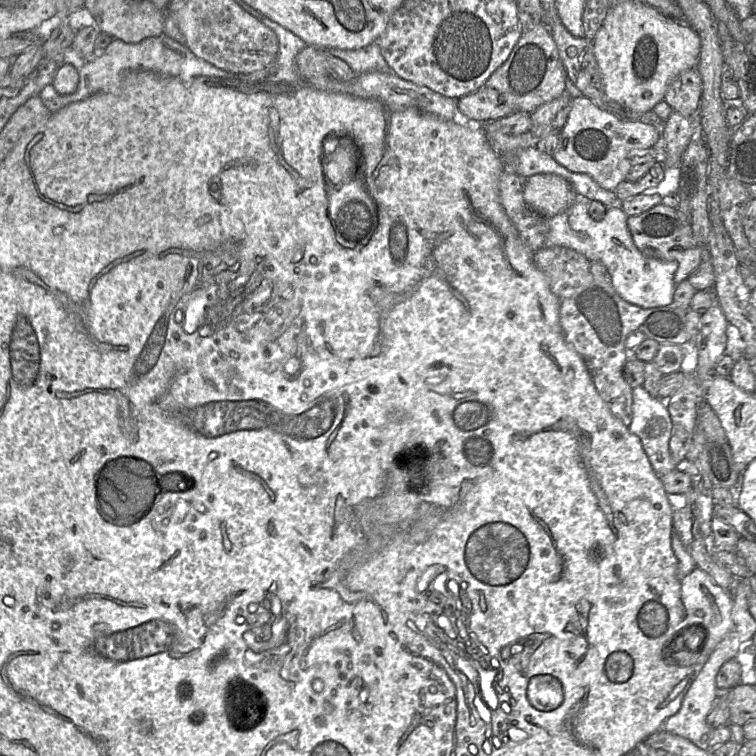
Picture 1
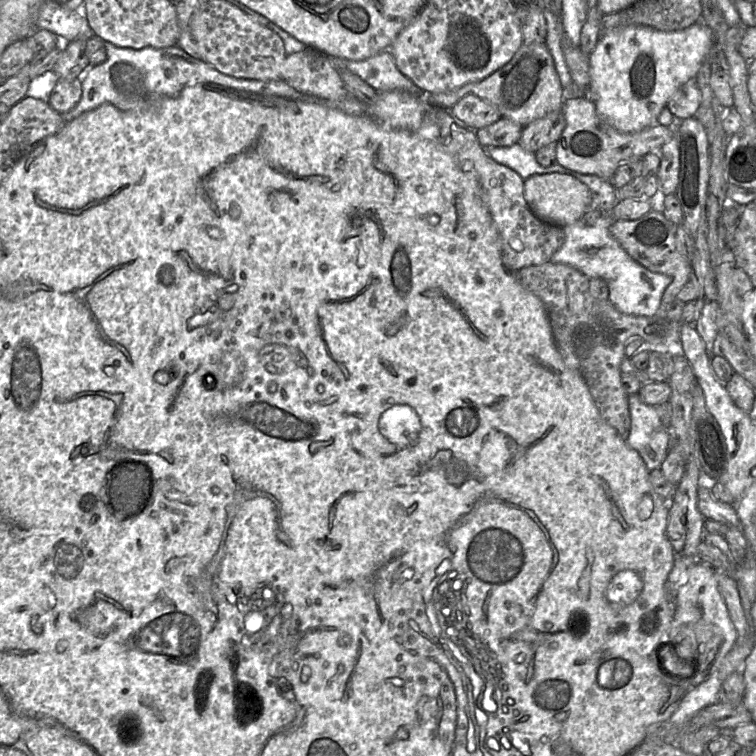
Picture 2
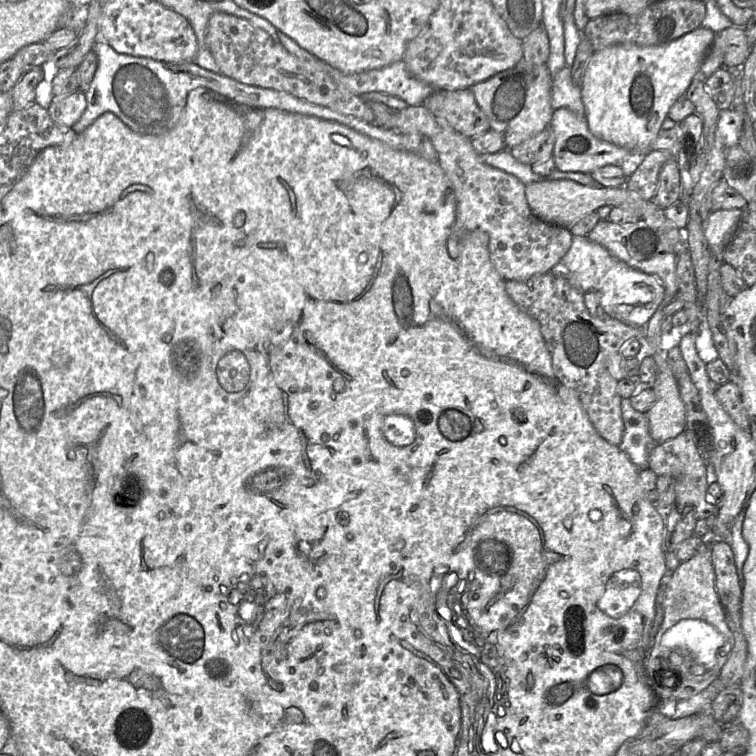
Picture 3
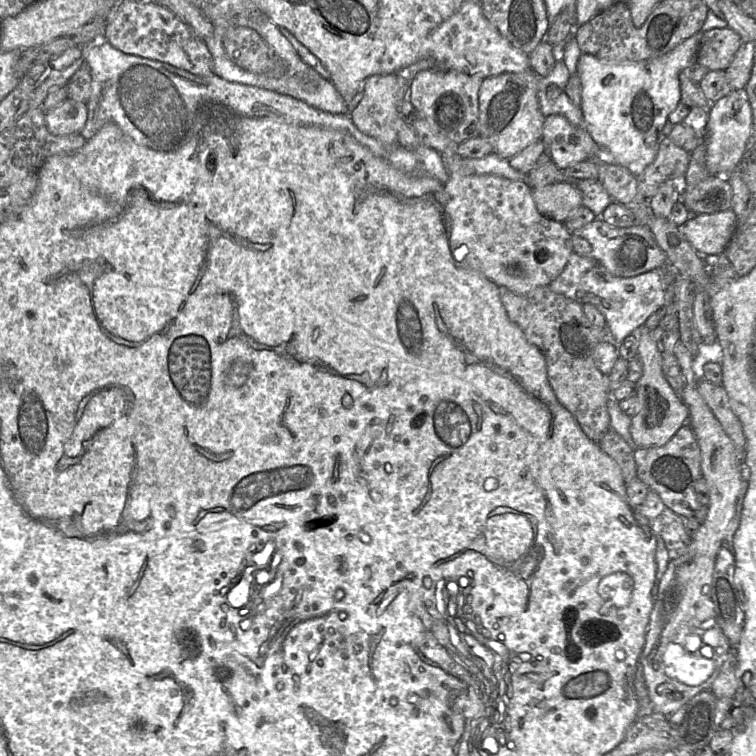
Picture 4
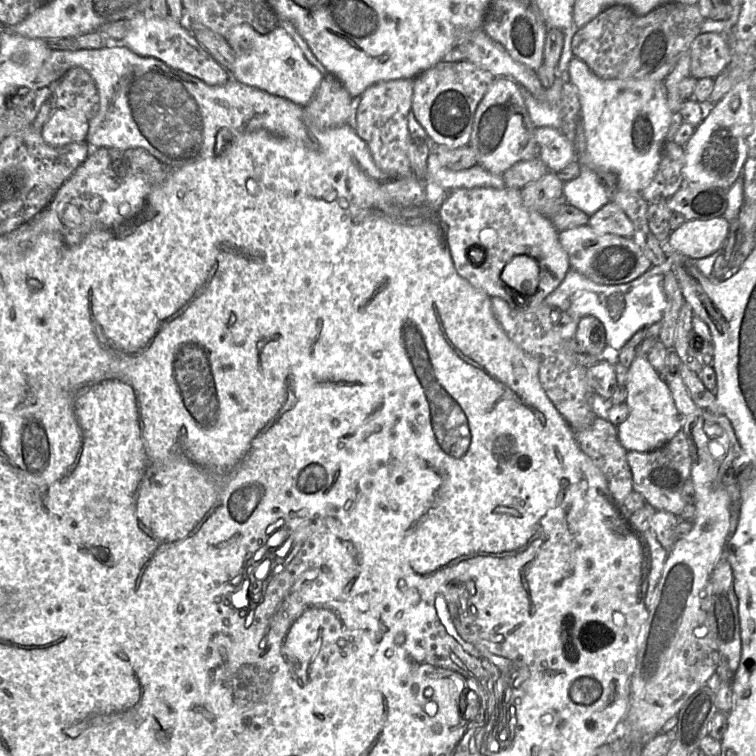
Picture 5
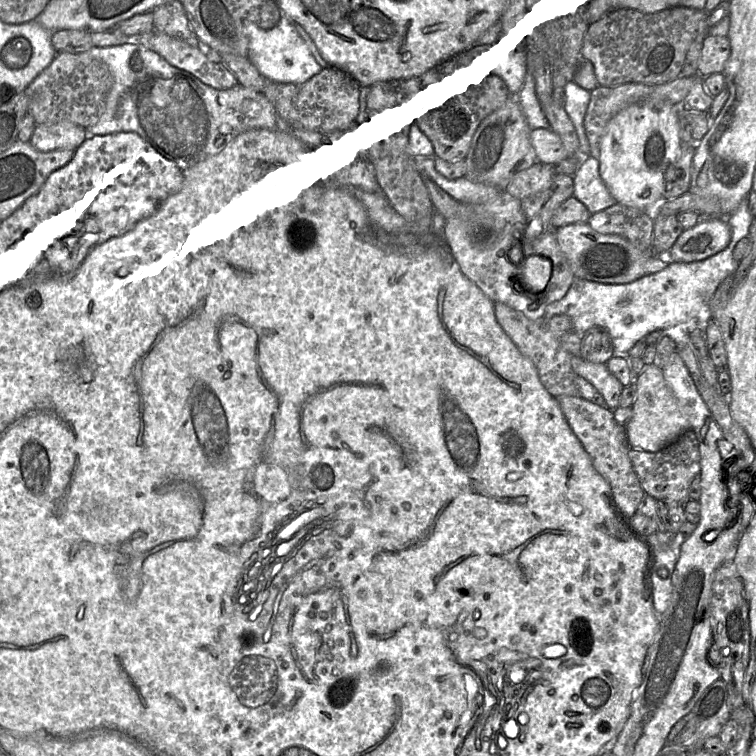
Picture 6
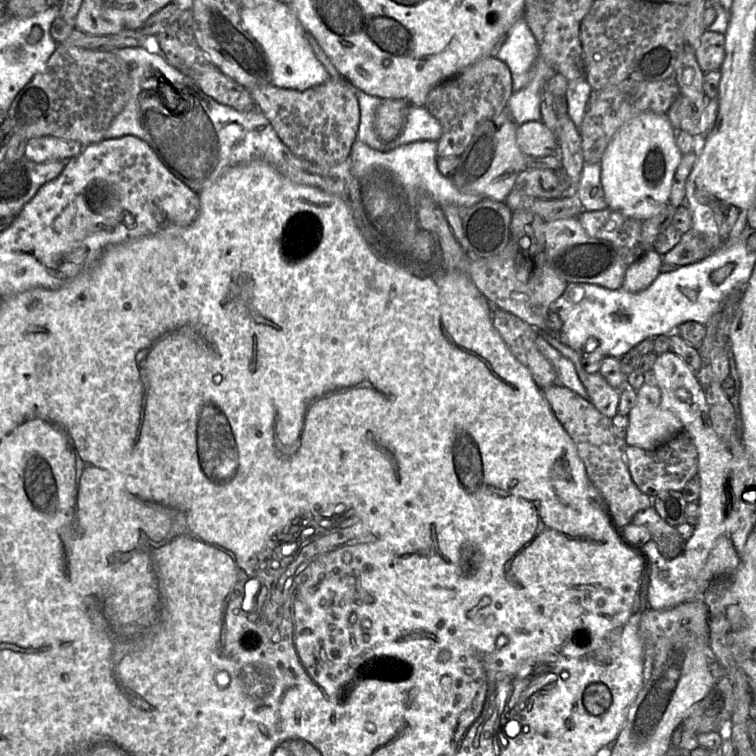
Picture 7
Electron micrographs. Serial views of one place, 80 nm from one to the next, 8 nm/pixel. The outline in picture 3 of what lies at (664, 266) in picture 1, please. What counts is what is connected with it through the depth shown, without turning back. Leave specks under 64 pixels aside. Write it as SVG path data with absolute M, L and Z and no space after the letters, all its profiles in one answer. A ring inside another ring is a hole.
M587 235L573 236L570 249L551 271L555 275L567 279L571 285L584 294L589 291L600 292L604 314L638 328L646 325L664 298L665 286L658 275L645 273L626 265L615 258L604 246L591 241Z

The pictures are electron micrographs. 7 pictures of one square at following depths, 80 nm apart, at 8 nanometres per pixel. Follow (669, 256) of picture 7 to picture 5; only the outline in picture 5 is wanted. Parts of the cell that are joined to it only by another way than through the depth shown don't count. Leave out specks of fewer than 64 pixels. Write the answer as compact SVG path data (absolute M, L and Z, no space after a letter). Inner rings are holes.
M723 216L706 220L687 220L670 234L668 244L685 257L698 260L724 247L729 226Z

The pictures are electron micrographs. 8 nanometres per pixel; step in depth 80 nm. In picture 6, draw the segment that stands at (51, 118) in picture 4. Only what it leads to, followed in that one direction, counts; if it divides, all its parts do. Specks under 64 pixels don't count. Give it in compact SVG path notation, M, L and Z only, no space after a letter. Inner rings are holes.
M60 121L36 126L30 144L39 152L76 151L88 138L88 131L75 123Z

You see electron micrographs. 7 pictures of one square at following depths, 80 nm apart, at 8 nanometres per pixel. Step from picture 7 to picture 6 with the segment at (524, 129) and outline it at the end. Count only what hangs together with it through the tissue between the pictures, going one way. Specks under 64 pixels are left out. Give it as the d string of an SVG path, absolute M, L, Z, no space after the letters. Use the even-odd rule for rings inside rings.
M551 127L533 128L530 130L529 138L538 161L553 165L568 158L560 137Z

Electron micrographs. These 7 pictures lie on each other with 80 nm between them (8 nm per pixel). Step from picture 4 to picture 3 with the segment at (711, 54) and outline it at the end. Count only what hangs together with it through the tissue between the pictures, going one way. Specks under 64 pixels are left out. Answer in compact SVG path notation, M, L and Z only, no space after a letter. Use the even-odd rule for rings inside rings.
M735 27L715 33L712 47L721 49L724 68L740 68L750 55L749 45L744 27Z

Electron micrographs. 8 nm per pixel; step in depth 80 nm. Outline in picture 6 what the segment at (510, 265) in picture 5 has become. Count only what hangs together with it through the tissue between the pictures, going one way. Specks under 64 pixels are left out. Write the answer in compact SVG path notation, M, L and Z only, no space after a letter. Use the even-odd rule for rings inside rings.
M531 255L523 257L515 265L516 278L526 290L538 292L545 288L551 273L551 265L548 260Z

